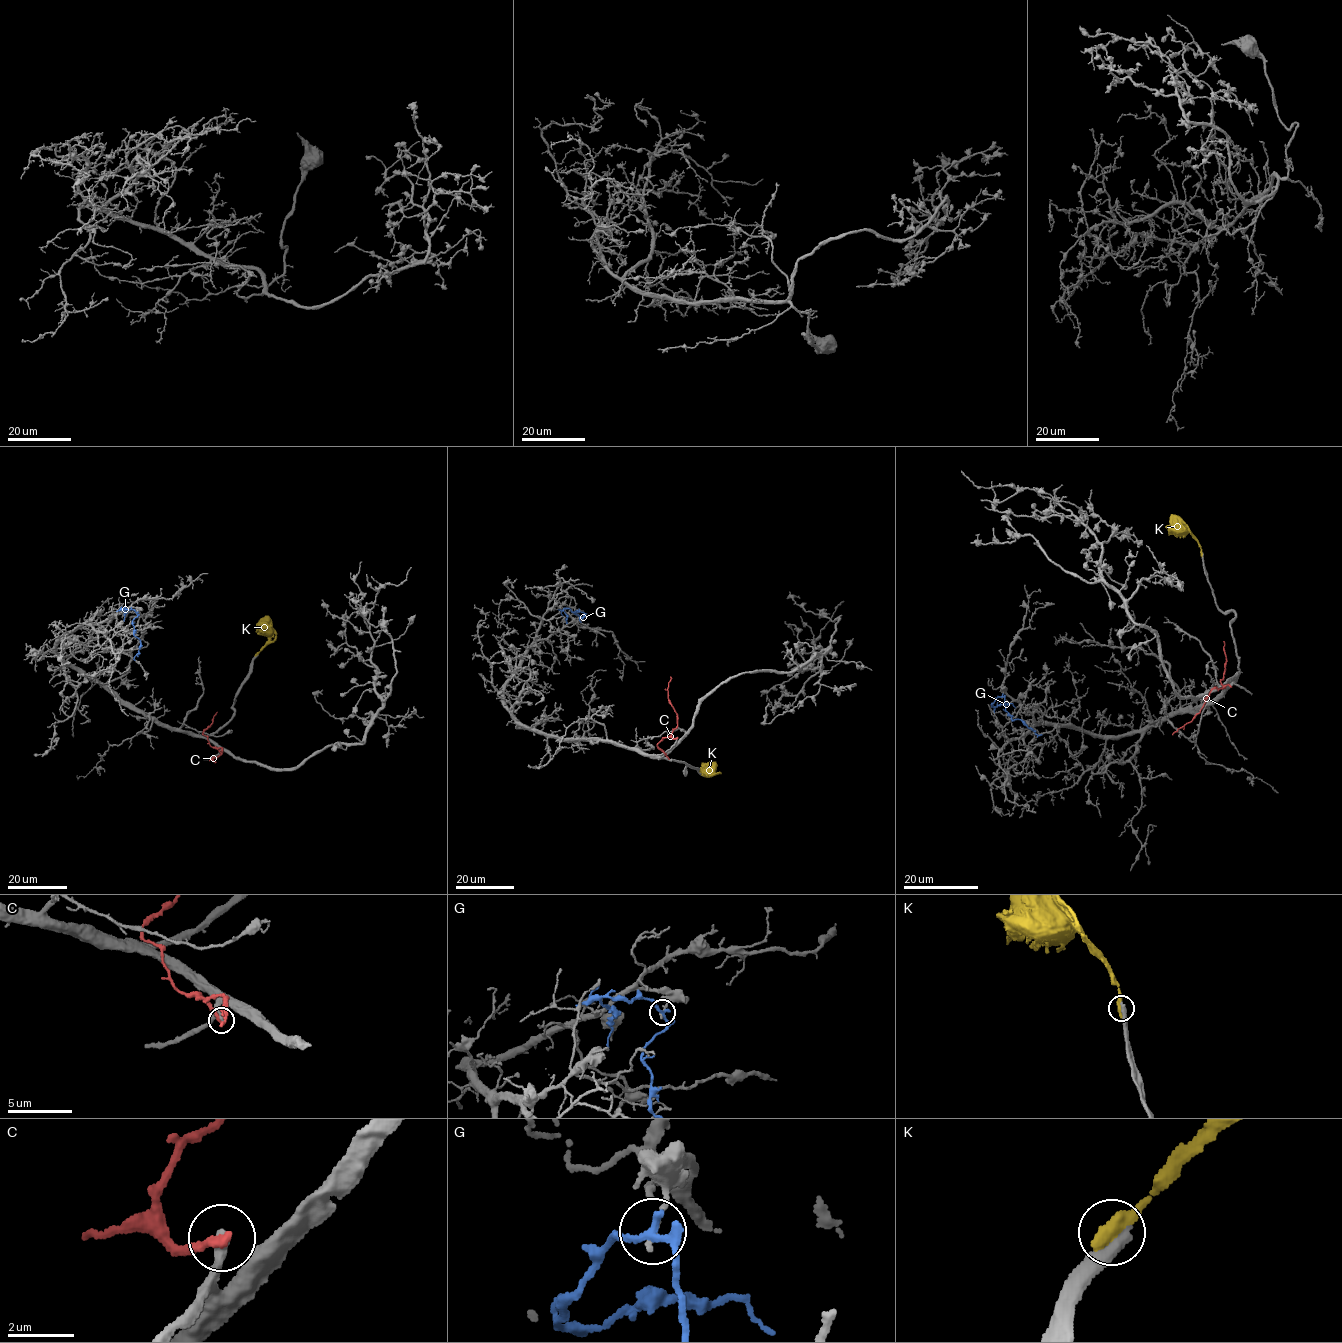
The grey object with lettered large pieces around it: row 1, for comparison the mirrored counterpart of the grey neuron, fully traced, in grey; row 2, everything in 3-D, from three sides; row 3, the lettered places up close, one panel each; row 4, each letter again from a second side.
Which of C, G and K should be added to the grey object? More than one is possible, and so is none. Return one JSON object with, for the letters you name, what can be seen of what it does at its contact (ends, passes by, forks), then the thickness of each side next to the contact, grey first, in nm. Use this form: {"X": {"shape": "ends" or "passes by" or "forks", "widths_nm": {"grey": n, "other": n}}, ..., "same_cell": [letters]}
{"same_cell": []}

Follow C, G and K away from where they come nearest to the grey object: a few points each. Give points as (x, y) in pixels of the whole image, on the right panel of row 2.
C: (1230, 686), (1214, 688), (1202, 708), (1172, 735)
G: (1002, 696), (1005, 712), (1011, 719), (1019, 720), (1035, 734), (1042, 734)
K: (1201, 554), (1201, 548), (1191, 533), (1172, 515)

